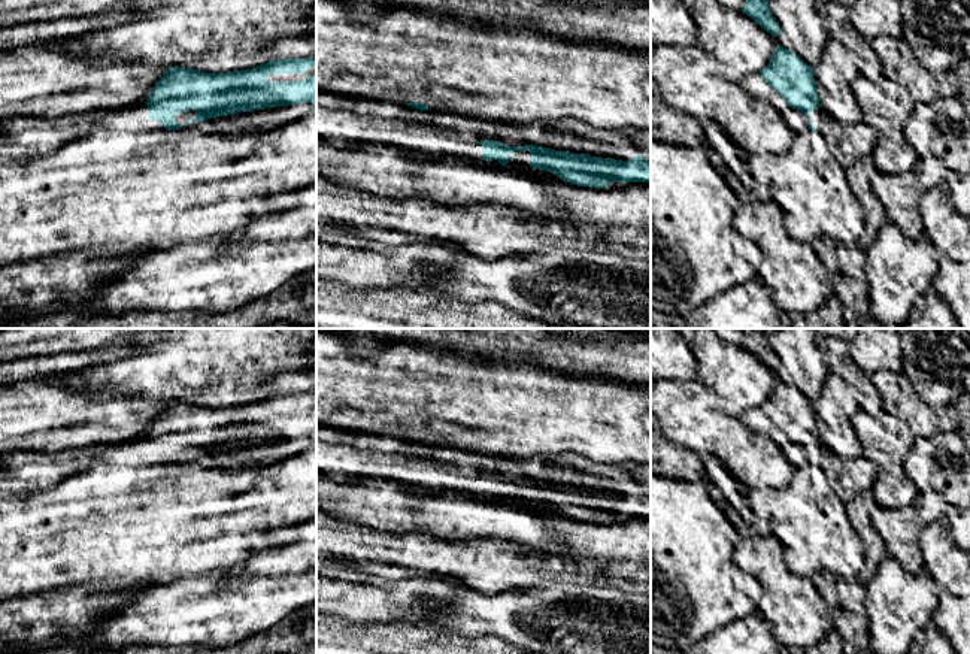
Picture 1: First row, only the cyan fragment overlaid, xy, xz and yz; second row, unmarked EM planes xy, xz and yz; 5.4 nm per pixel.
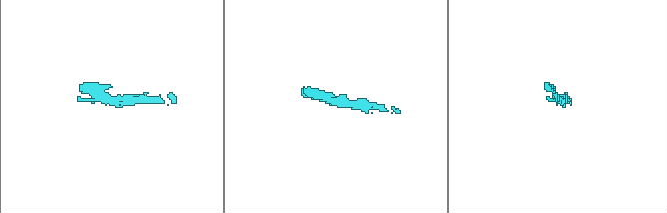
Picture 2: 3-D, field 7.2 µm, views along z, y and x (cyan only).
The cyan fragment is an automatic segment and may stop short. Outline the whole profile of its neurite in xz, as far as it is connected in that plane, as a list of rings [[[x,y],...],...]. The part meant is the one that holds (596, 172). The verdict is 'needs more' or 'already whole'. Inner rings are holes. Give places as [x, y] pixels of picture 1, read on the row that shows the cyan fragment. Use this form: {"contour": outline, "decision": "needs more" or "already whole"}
{"contour": [[[316,91],[316,105],[348,109],[360,115],[376,115],[412,127],[439,131],[451,139],[479,143],[482,146],[482,160],[497,160],[501,166],[509,163],[509,155],[512,152],[528,151],[531,154],[530,167],[548,170],[578,187],[600,190],[606,188],[609,182],[651,184],[651,163],[642,155],[642,151],[633,145],[625,130],[603,131],[578,119],[560,119],[555,124],[543,121],[527,124],[504,122],[457,115],[424,103],[388,103],[321,91]]], "decision": "needs more"}

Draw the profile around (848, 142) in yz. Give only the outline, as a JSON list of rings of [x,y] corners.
[[[821,108],[807,115],[807,121],[819,131],[840,166],[846,170],[861,158],[873,154],[879,130],[861,121],[843,124]]]

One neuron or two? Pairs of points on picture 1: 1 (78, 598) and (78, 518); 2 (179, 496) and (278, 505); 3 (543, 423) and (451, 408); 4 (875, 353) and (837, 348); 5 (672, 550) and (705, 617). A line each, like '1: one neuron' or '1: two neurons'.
1: two neurons
2: one neuron
3: one neuron
4: two neurons
5: one neuron

